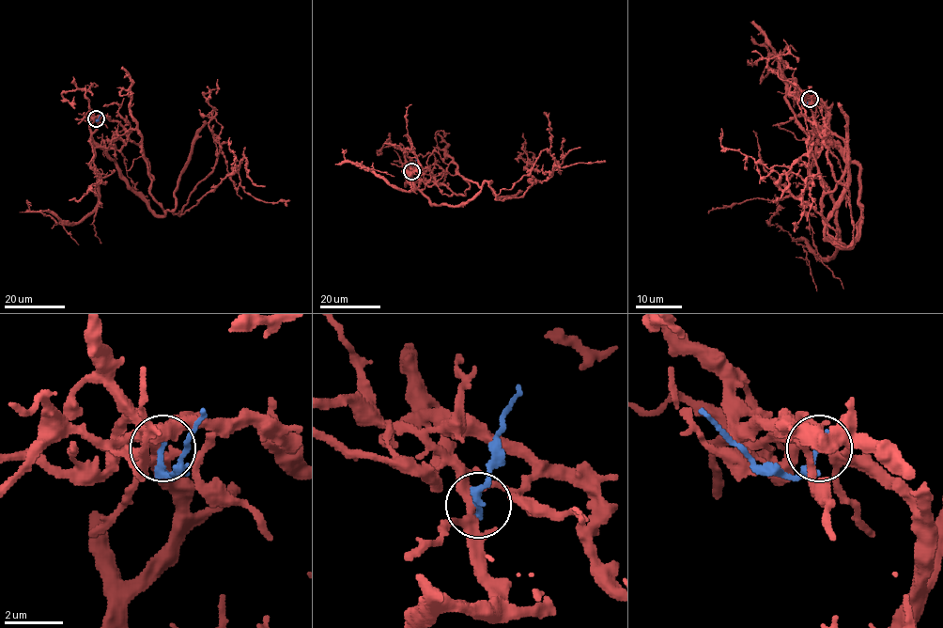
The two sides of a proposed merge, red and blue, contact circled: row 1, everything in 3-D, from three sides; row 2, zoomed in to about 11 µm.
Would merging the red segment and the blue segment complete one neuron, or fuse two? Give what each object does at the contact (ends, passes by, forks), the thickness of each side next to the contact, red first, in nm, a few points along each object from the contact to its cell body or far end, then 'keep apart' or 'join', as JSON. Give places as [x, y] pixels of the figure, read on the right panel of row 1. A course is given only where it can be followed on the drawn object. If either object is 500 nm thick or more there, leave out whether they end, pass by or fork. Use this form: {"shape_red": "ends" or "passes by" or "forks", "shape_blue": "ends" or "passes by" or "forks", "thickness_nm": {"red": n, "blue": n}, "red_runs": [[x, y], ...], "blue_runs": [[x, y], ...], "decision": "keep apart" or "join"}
{"shape_red": "forks", "shape_blue": "ends", "thickness_nm": {"red": 280, "blue": 280}, "red_runs": [[810, 99], [859, 167], [860, 234], [825, 239], [846, 246], [849, 190], [796, 87], [767, 68], [783, 39]], "blue_runs": [[810, 99], [803, 103], [791, 93]], "decision": "keep apart"}

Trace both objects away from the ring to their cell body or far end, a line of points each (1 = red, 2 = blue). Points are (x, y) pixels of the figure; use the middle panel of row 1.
1: (411, 172), (408, 181), (432, 204), (465, 205), (485, 181), (502, 200), (534, 183), (524, 144), (533, 154)
2: (411, 172), (415, 159)

